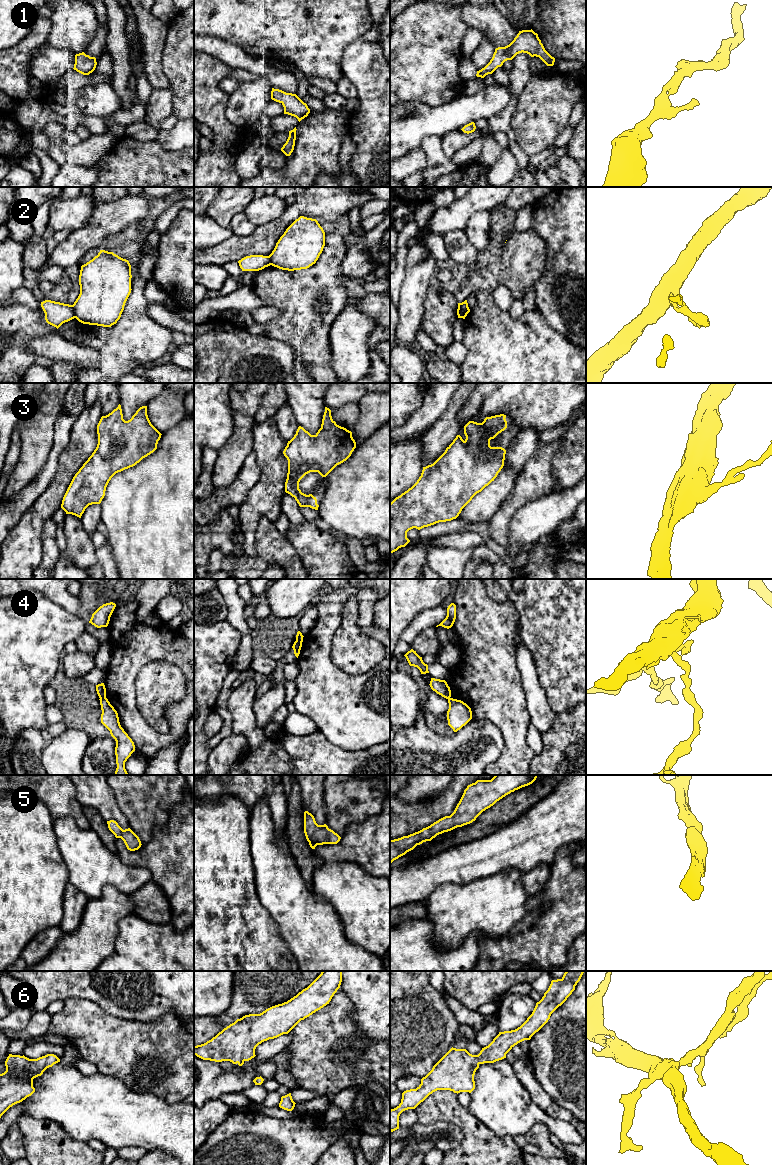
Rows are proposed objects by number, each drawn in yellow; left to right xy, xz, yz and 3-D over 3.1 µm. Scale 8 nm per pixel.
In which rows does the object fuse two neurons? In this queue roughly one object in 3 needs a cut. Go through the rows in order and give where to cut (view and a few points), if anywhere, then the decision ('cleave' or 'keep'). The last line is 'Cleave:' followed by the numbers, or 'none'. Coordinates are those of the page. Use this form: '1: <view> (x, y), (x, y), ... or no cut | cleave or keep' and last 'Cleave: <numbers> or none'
1: no cut | keep
2: xy (71, 305), (75, 317) | cleave
3: no cut | keep
4: xy (105, 696), (100, 698) | cleave
5: no cut | keep
6: no cut | keep
Cleave: 2, 4

